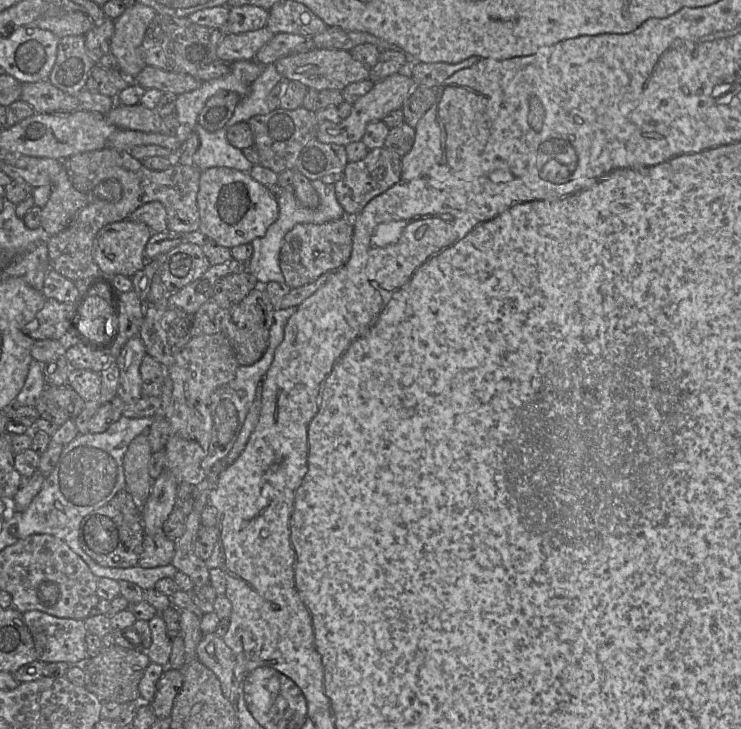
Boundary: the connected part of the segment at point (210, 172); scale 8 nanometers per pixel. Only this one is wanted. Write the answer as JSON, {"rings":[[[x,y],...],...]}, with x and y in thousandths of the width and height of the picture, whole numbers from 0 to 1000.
{"rings":[[[285,229],[271,235],[266,276],[269,317],[286,332],[309,342],[356,324],[375,299],[375,274],[363,259],[343,247],[335,236],[308,229]]]}

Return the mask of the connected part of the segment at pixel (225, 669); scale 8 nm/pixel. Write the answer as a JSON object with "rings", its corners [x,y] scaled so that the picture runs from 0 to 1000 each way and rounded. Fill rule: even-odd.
{"rings":[[[290,867],[277,870],[266,886],[266,904],[294,929],[301,953],[317,970],[317,900]]]}

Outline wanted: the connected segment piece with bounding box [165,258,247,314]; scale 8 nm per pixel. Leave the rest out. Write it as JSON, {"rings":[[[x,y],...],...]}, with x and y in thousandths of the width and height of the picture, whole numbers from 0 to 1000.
{"rings":[[[312,355],[300,362],[285,364],[266,384],[239,401],[228,402],[223,412],[225,421],[239,421],[254,431],[263,431],[281,412],[286,410],[290,388],[300,380],[333,369],[333,359]]]}

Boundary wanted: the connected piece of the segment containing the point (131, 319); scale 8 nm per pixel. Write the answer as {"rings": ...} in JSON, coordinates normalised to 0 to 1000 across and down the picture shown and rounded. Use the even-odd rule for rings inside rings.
{"rings":[[[181,398],[165,401],[162,418],[162,451],[158,465],[150,477],[148,492],[155,491],[169,471],[181,461],[188,461],[197,417]]]}

